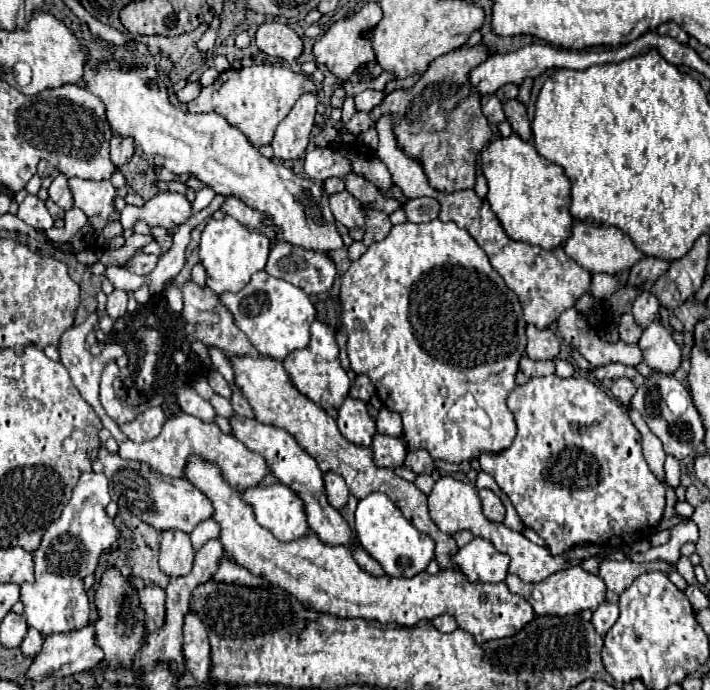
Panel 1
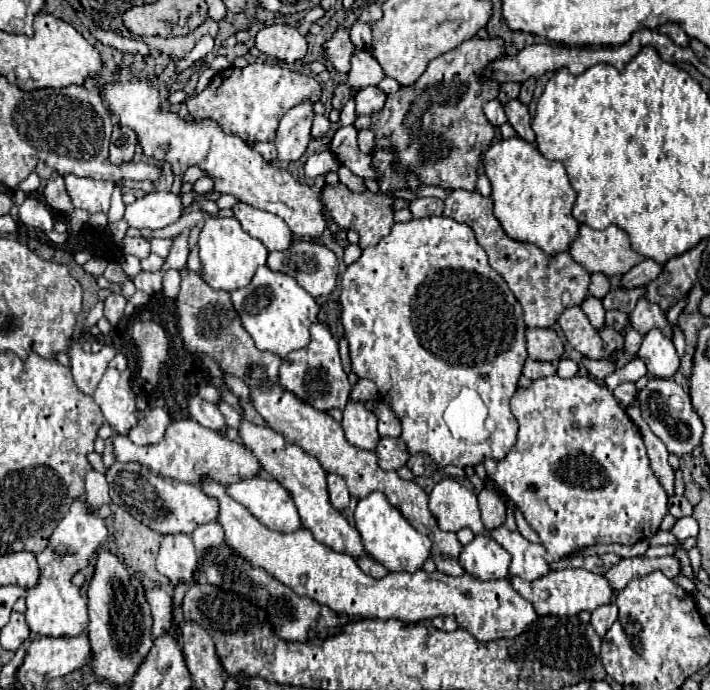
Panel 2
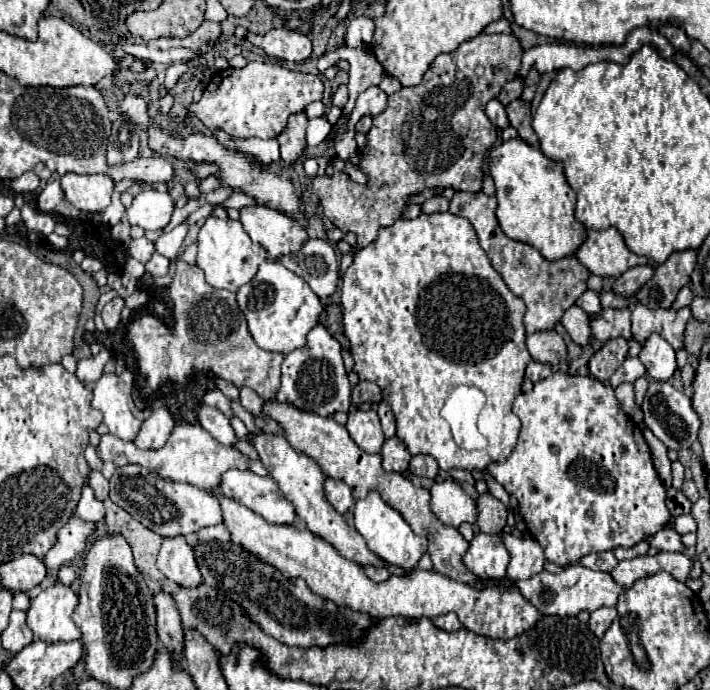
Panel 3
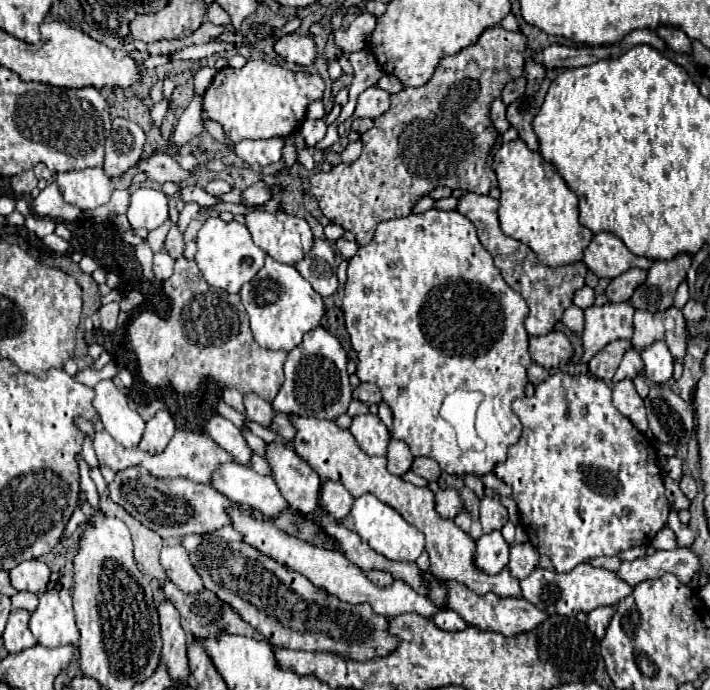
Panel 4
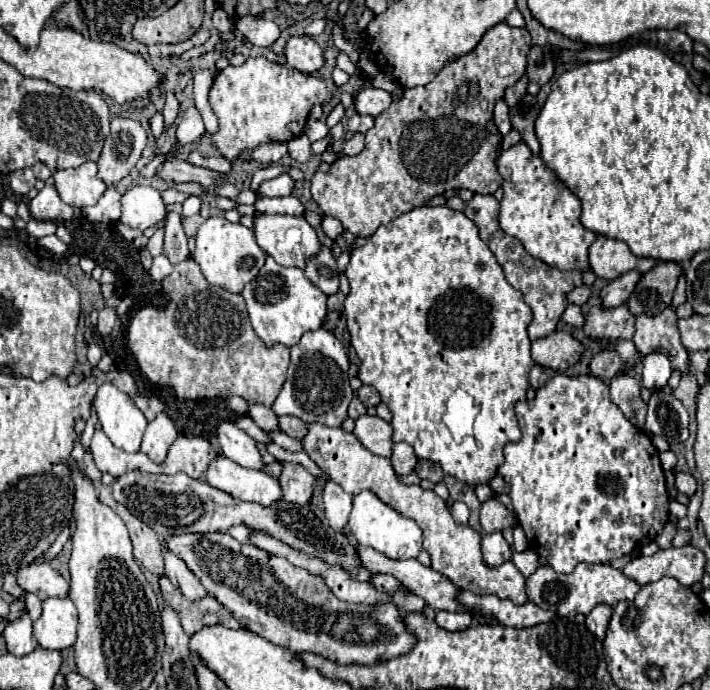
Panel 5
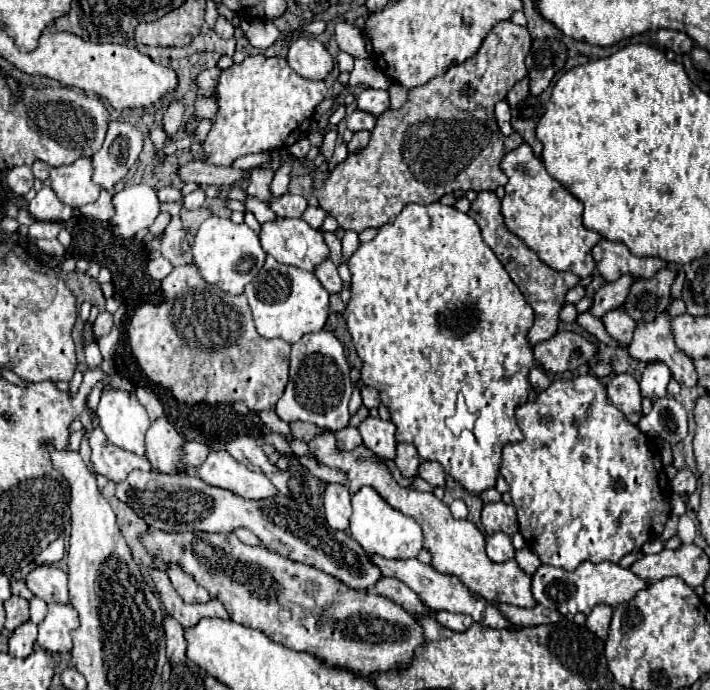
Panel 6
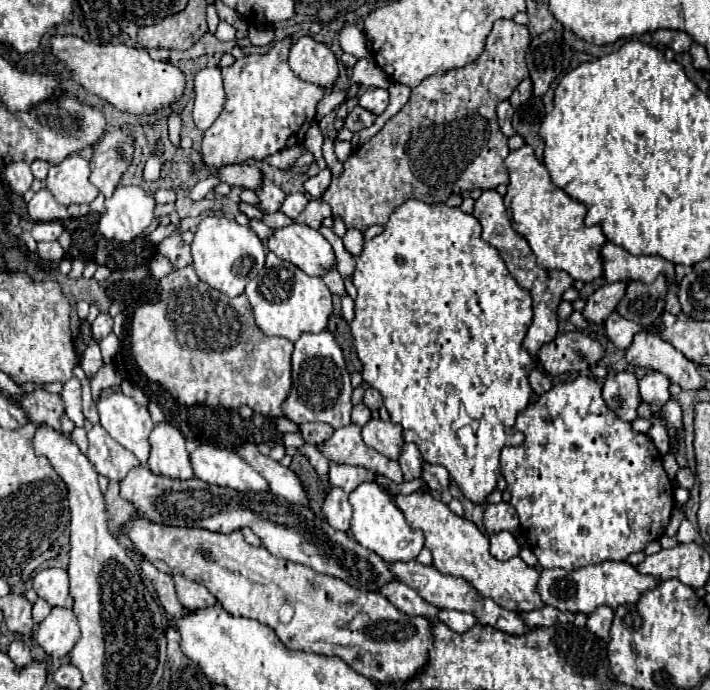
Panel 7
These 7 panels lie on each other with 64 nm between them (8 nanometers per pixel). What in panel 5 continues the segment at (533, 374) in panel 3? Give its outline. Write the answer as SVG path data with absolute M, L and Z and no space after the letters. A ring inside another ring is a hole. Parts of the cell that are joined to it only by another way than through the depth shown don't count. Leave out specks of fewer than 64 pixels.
M534 364L532 370L530 370L530 384L532 384L532 388L538 390L538 388L542 388L546 382L548 382L548 374L544 372L542 366Z

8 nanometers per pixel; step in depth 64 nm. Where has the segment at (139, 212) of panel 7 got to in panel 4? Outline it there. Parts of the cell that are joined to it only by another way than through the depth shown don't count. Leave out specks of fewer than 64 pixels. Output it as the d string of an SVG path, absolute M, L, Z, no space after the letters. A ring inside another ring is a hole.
M154 188L134 190L130 194L126 218L132 228L158 228L168 220L168 196Z

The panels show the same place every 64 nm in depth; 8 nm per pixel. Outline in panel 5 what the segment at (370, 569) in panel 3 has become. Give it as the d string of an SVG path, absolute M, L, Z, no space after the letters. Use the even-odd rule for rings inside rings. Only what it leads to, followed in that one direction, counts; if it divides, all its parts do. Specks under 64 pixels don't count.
M374 574L374 576L372 576L372 584L374 584L376 590L386 592L386 594L392 594L392 592L404 588L394 576L388 576L388 574Z

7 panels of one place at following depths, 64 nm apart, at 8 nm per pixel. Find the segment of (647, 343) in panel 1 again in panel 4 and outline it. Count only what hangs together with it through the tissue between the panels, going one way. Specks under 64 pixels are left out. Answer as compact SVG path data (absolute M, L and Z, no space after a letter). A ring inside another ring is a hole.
M654 342L650 348L642 350L644 378L652 384L664 384L672 378L674 358L664 342Z

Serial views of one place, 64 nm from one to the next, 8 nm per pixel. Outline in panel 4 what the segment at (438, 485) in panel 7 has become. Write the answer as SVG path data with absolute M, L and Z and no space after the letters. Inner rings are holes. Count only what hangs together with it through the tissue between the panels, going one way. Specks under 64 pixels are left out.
M416 458L412 464L412 472L428 482L440 478L440 466L432 458Z

